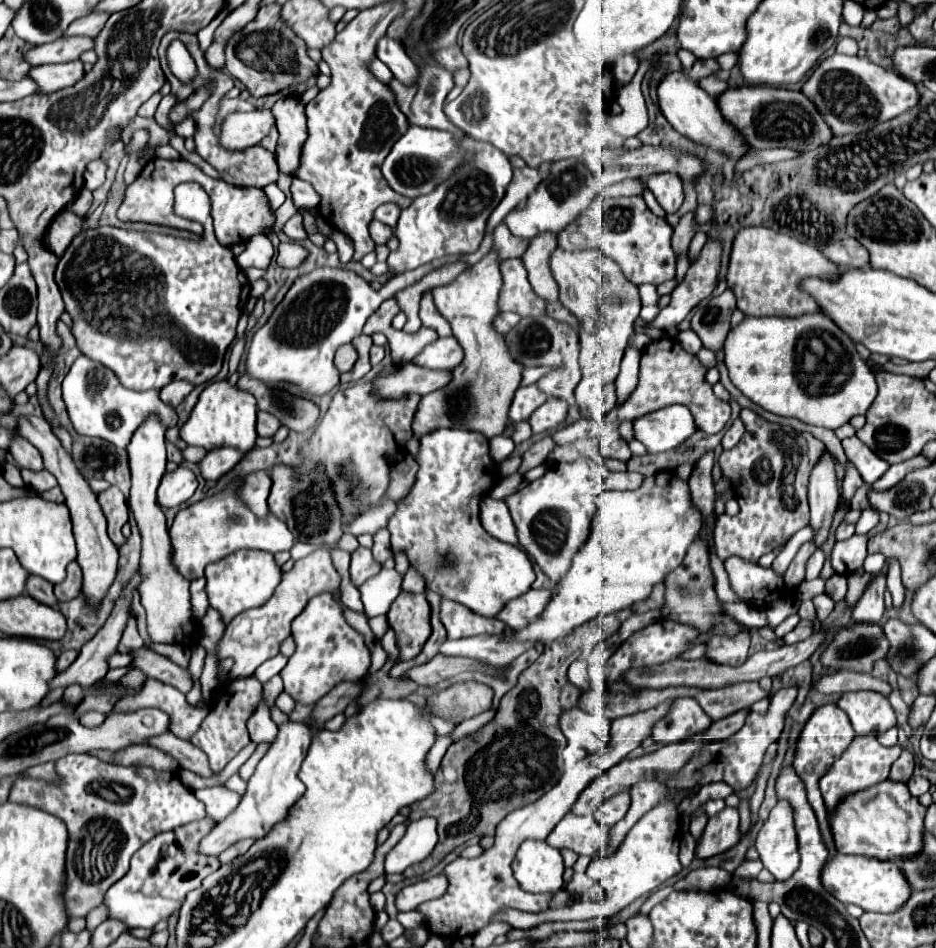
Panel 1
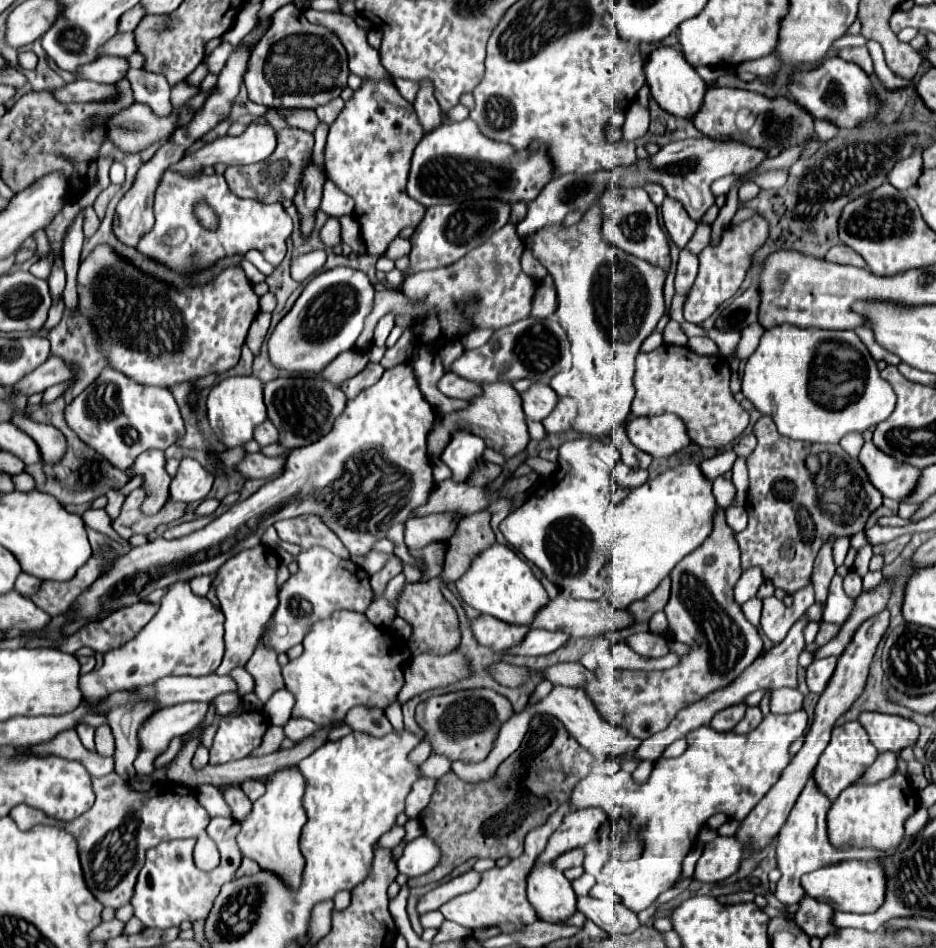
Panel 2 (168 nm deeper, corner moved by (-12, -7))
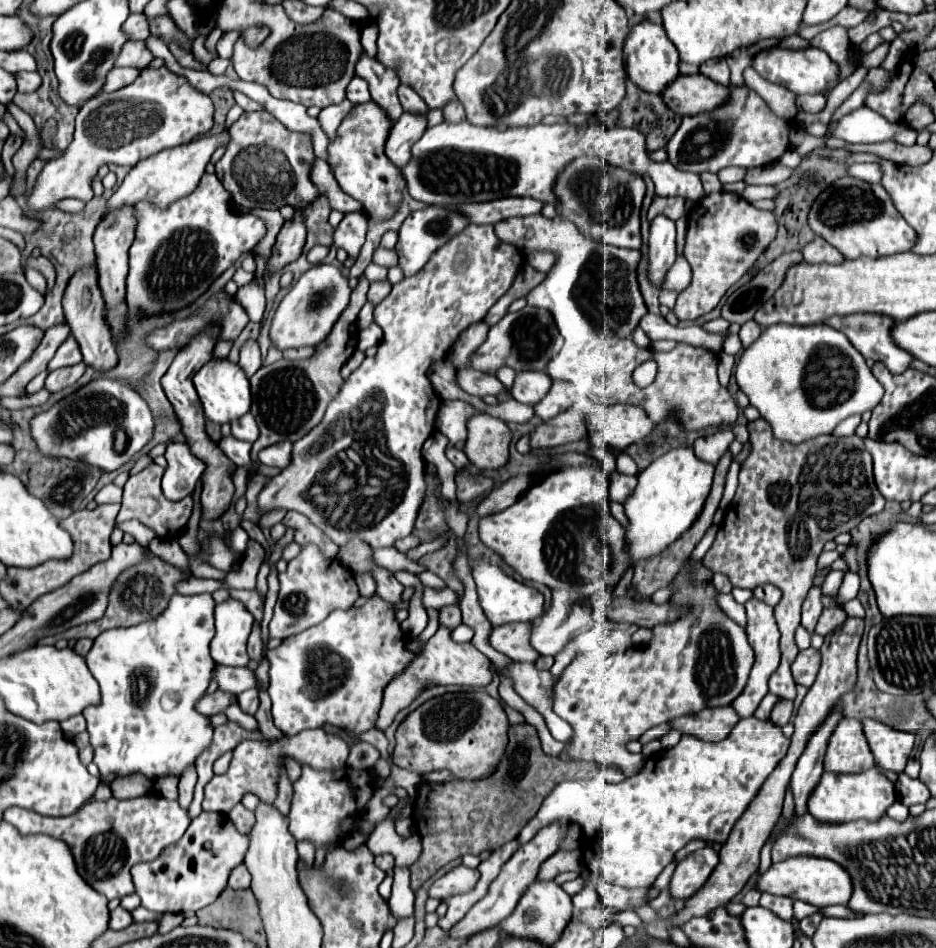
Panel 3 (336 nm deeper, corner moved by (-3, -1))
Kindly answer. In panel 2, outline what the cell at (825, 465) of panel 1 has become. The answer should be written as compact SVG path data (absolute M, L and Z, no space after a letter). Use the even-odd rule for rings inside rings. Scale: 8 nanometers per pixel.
M833 540L827 542L827 546L821 548L821 552L815 560L815 570L813 570L815 602L821 604L821 606L825 606L825 602L827 602L829 584L831 584L831 578L835 574L835 566L833 566L833 558L831 558L831 546L833 546Z

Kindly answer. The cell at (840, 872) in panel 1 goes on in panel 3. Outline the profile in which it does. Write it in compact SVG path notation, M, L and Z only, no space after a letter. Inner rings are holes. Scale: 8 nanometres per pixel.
M796 856L782 860L778 864L772 864L764 874L758 878L758 888L762 892L770 894L782 894L790 896L792 900L802 900L808 904L814 904L818 908L832 906L832 904L842 904L850 902L852 894L852 884L850 884L850 874L838 866L838 862L830 862L828 858L814 858L814 856Z

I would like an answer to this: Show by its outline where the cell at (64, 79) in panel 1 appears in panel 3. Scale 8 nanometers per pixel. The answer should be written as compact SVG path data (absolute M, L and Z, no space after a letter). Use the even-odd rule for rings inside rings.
M132 40L122 46L118 58L114 60L114 68L144 68L154 56L148 52L142 40Z

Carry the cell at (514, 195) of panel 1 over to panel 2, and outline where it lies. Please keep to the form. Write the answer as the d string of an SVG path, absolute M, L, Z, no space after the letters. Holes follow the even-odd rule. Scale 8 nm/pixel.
M337 266L319 272L301 292L293 308L281 318L269 338L269 356L277 368L319 374L337 354L353 350L363 320L373 306L373 286L361 270Z

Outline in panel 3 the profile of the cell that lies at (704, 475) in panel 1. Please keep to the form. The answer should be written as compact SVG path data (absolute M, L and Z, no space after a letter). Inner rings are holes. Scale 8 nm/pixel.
M686 560L680 572L674 576L674 594L670 602L676 606L694 604L694 612L690 610L690 614L686 614L686 618L678 618L678 622L664 622L654 626L654 640L646 648L632 648L624 654L604 654L598 658L578 654L562 672L554 690L554 712L572 724L574 736L568 750L560 758L592 760L602 766L618 766L626 776L634 776L642 770L645 758L642 753L630 753L626 749L628 740L638 740L648 728L700 712L702 708L728 706L738 694L742 694L754 664L754 650L748 644L744 628L728 618L718 606L718 590L714 584L696 582L692 578L692 566L694 560Z

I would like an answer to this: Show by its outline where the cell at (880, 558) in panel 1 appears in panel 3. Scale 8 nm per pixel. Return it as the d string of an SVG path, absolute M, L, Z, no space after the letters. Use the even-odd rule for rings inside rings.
M846 572L844 582L842 582L840 590L838 590L838 600L846 602L846 600L856 598L858 590L860 590L860 576L856 572Z

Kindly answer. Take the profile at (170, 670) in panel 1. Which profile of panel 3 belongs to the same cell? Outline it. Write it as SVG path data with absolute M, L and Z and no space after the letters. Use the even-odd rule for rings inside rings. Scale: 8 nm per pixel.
M232 702L232 704L224 710L224 714L226 714L228 720L232 720L232 722L236 722L236 724L240 724L240 726L246 726L248 730L258 730L258 722L256 722L256 718L244 714L242 708L238 706L238 702Z

